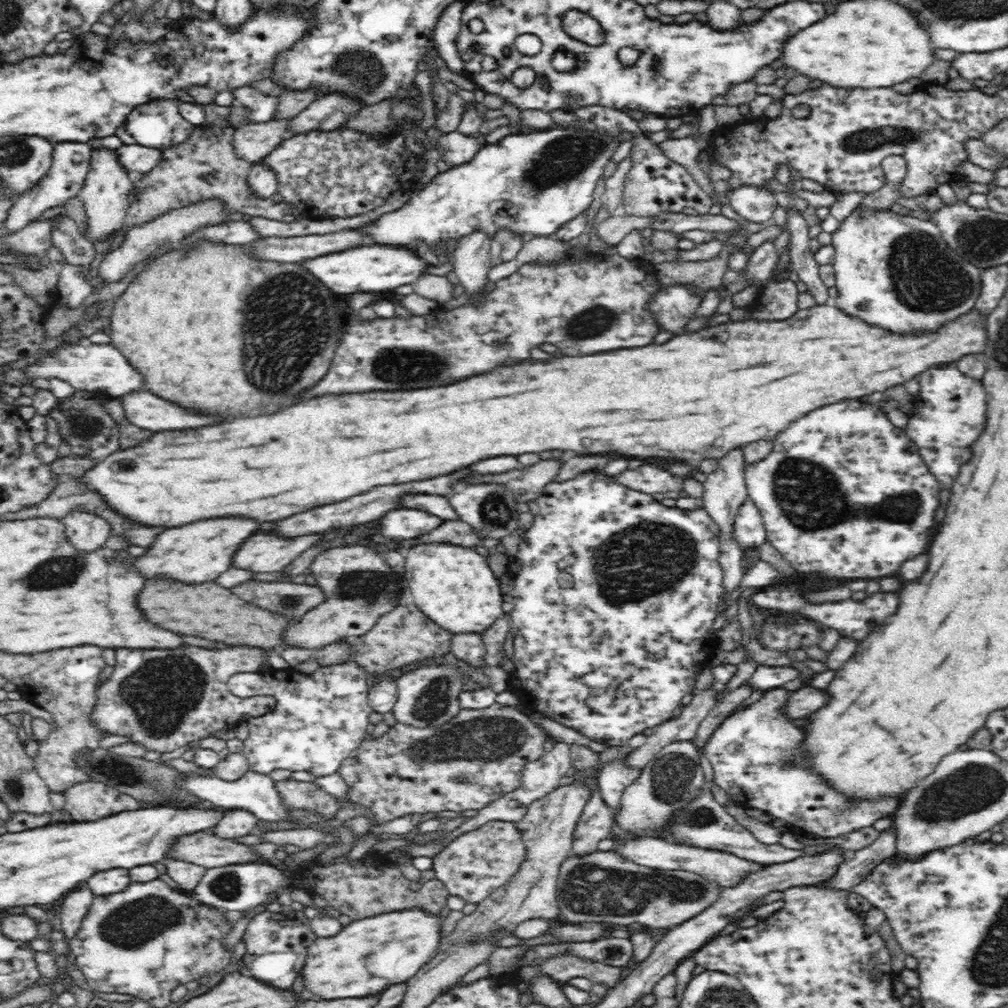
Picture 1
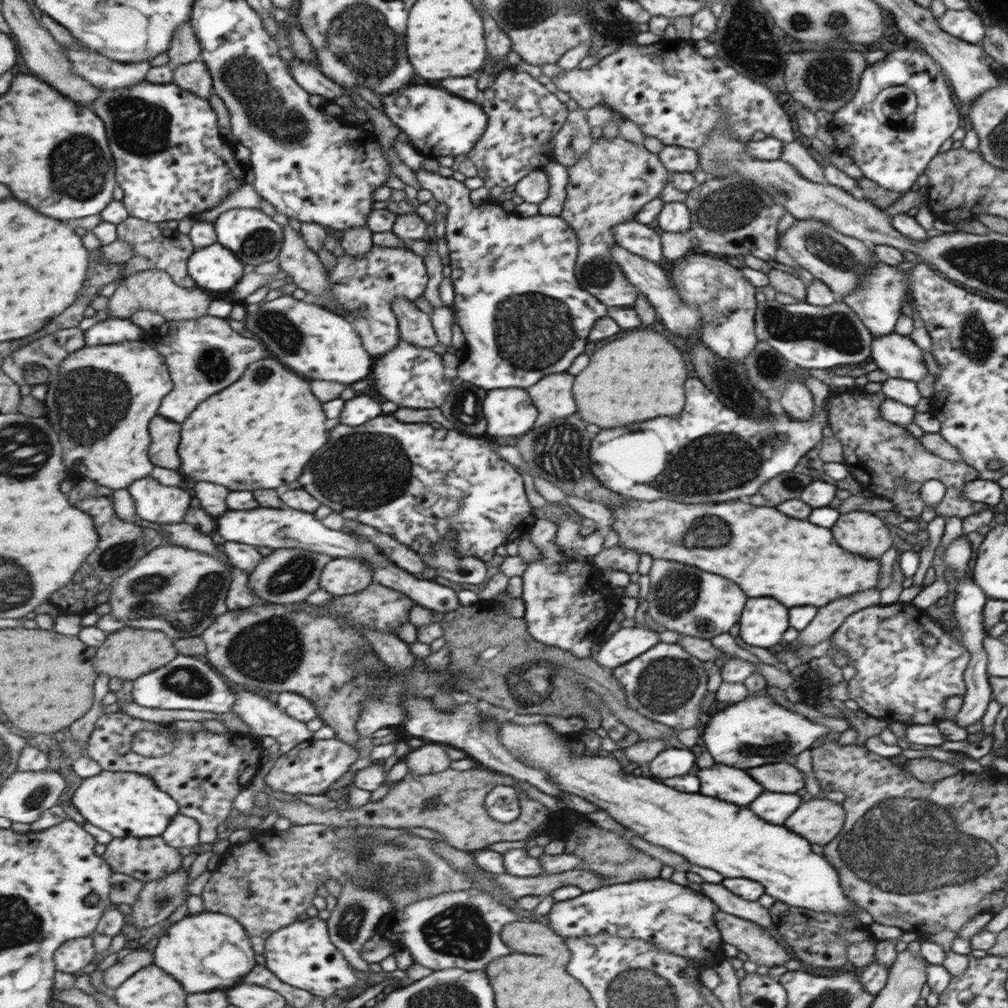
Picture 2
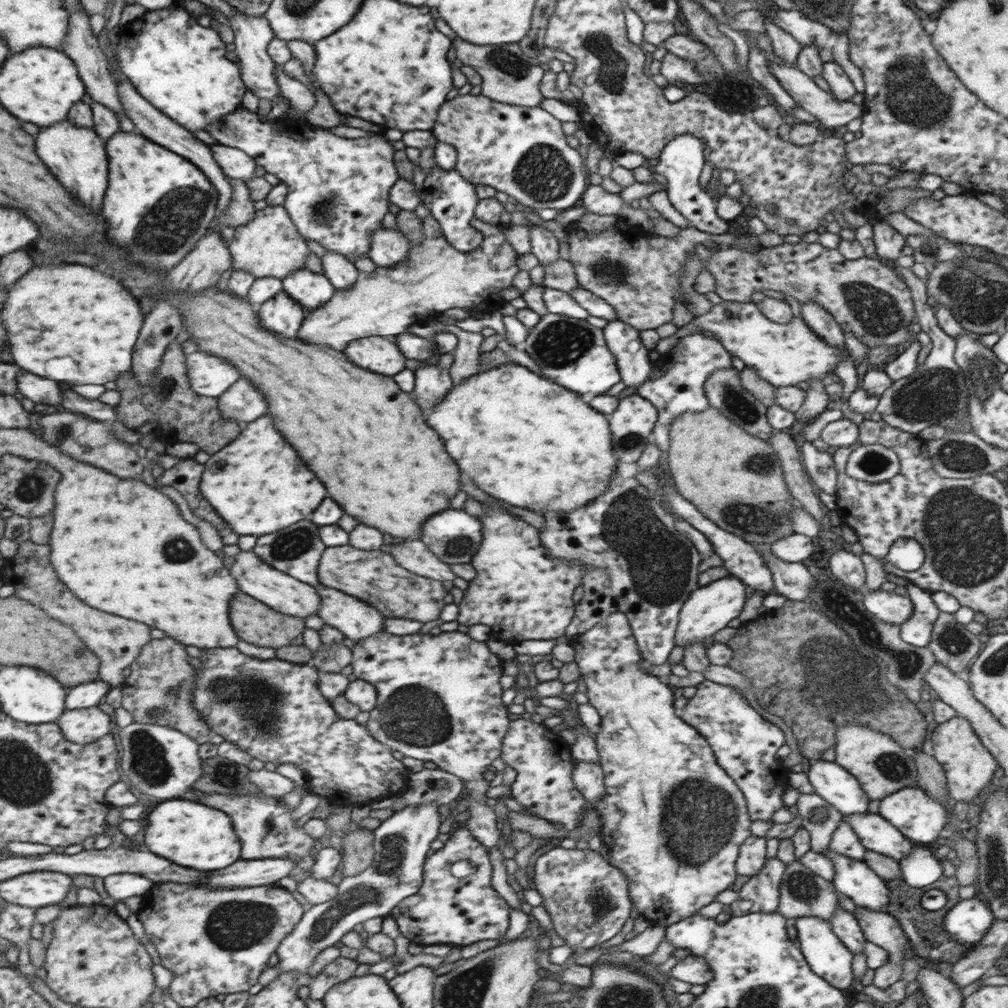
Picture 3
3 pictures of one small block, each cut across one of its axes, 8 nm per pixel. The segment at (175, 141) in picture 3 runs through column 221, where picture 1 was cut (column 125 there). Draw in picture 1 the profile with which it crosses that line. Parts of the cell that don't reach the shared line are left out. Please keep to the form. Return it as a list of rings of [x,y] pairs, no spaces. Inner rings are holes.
[[[108,145],[91,146],[90,167],[81,189],[84,197],[83,205],[88,216],[87,238],[104,240],[112,232],[120,230],[126,210],[129,208],[127,192],[134,184],[130,180],[130,172],[131,170],[120,159],[118,149]]]

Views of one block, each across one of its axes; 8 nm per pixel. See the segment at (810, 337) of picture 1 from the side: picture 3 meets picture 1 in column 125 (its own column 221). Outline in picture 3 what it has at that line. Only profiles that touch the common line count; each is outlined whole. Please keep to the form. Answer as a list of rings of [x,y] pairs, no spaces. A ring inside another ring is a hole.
[[[264,416],[252,422],[232,446],[211,456],[212,460],[206,463],[208,474],[204,476],[204,494],[208,494],[208,500],[220,510],[220,514],[224,514],[224,518],[228,518],[238,534],[264,536],[280,532],[314,514],[330,496],[326,484],[310,470],[306,460],[302,460],[298,450],[278,430],[274,416]]]

